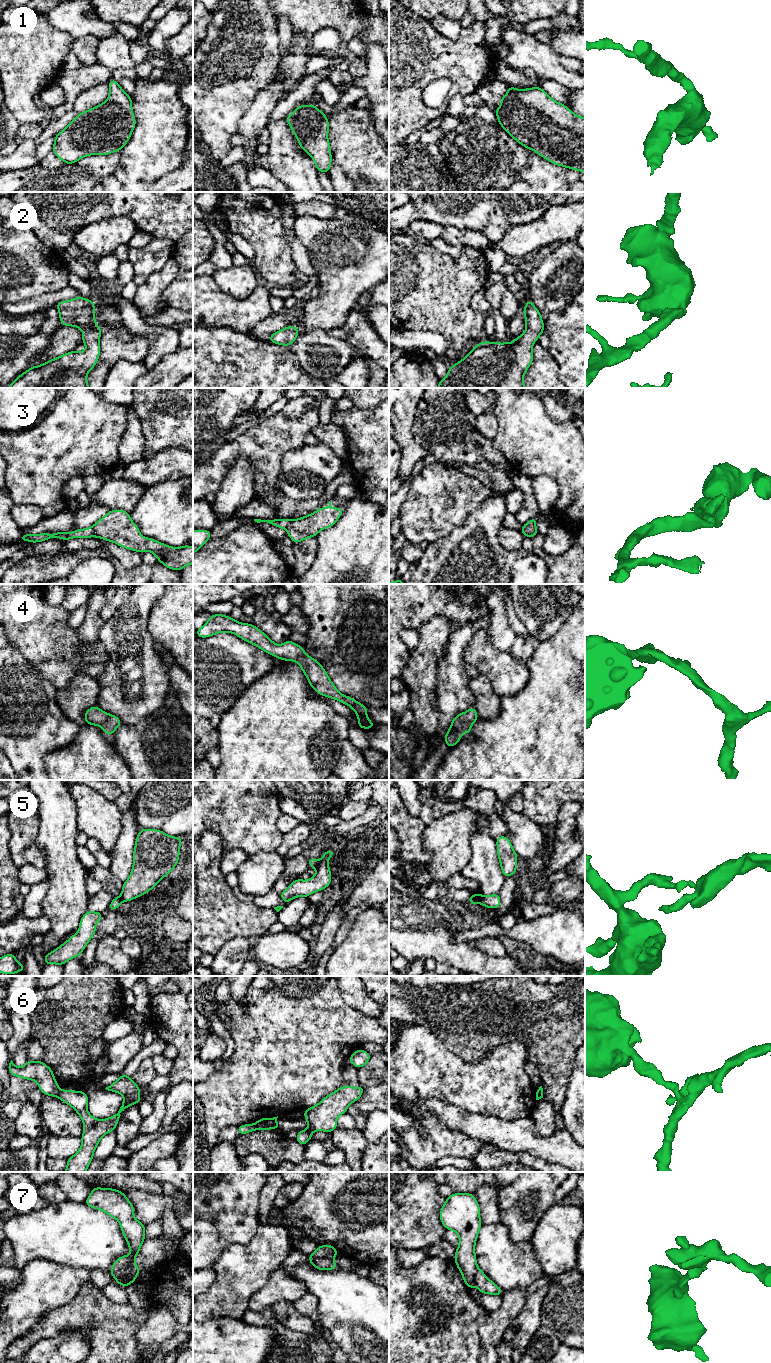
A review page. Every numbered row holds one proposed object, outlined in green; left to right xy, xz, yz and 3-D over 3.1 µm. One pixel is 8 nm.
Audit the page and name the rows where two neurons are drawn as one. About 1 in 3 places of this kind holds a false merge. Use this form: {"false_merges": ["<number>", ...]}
{"false_merges": ["3", "5", "6", "7"]}

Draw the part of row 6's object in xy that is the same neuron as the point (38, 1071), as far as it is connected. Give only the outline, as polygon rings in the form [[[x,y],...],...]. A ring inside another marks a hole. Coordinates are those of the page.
[[[11,1060],[9,1073],[11,1076],[36,1081],[44,1095],[57,1097],[59,1093],[60,1089],[53,1071],[43,1061],[27,1060],[23,1067],[17,1067]]]

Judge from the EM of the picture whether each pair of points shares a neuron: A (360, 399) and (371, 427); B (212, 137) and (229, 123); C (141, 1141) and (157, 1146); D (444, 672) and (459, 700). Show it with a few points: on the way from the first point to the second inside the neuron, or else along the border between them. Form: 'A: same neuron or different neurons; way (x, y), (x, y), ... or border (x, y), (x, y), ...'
A: different neurons; border (378, 403), (371, 408), (353, 407)
B: same neuron; way (216, 133), (225, 124)
C: different neurons; border (169, 1132), (157, 1135), (145, 1146), (132, 1153)
D: same neuron; way (451, 679), (453, 693)

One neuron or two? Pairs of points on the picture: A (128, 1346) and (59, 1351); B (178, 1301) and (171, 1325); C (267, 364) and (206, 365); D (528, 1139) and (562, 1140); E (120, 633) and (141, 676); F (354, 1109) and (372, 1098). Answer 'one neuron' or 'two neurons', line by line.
A: two neurons
B: two neurons
C: one neuron
D: one neuron
E: one neuron
F: one neuron

